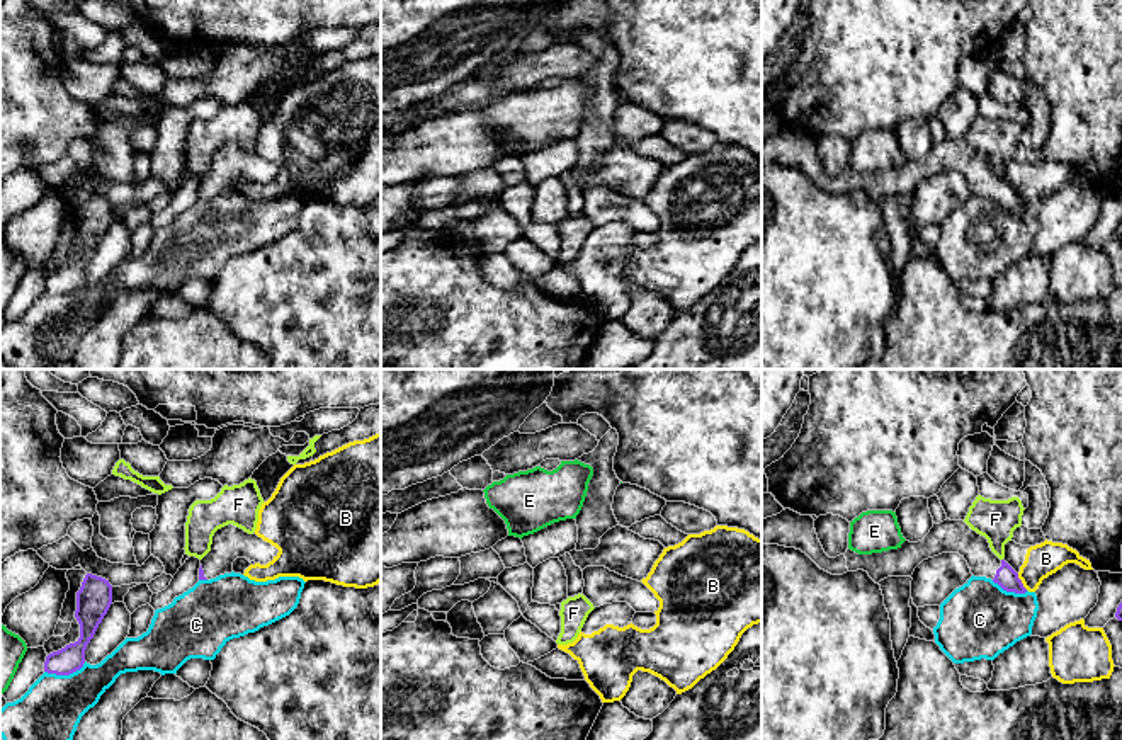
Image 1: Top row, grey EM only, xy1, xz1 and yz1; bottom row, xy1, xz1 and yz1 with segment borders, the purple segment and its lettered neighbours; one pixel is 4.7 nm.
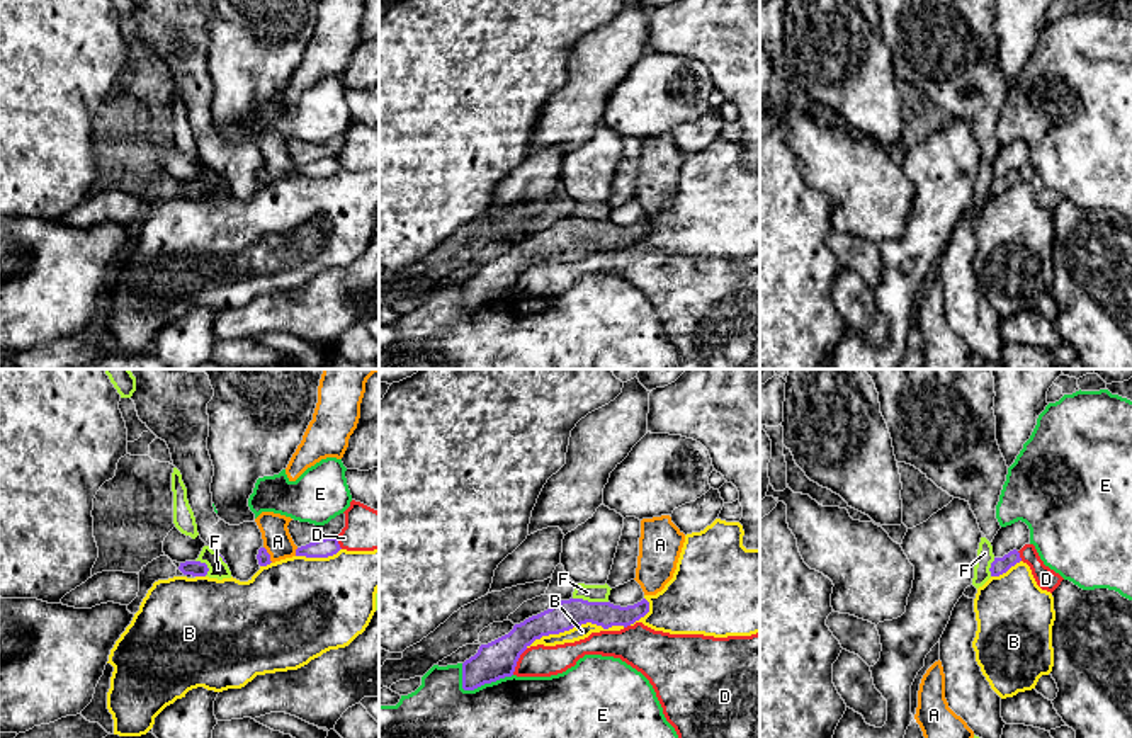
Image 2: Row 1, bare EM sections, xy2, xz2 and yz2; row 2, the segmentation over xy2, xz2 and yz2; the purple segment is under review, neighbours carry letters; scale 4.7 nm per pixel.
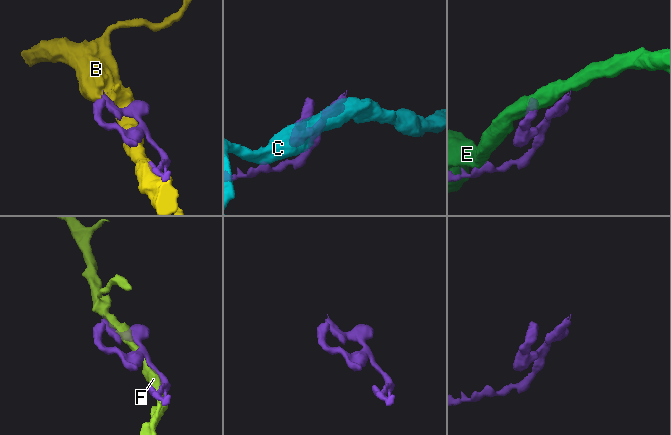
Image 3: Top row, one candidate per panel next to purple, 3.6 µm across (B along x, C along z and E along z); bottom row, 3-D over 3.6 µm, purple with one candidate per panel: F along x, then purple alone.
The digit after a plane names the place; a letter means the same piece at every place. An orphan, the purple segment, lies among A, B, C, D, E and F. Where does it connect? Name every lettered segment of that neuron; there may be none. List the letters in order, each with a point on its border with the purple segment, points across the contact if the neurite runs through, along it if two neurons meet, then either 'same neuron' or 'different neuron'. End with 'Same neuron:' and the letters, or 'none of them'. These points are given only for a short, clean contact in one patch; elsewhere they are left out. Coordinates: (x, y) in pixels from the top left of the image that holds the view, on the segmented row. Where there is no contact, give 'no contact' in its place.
A: meets purple in xy2 at (269, 555); different neuron
B: meets purple in xz2 at (575, 626); different neuron
C: meets purple in xy1 at (65, 674); different neuron
D: meets purple in xz2 at (517, 660); different neuron
E: meets purple in xz2 at (486, 682); different neuron
F: meets purple in xz2 at (590, 602); different neuron
Same neuron: none of them

